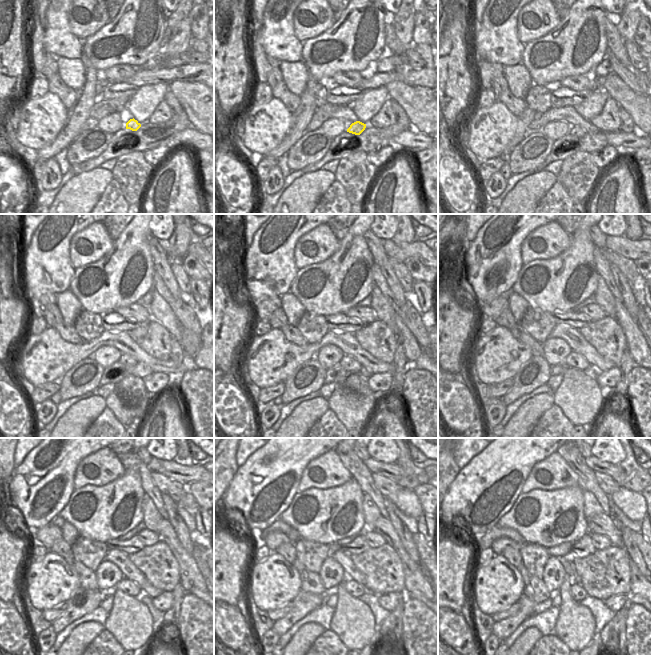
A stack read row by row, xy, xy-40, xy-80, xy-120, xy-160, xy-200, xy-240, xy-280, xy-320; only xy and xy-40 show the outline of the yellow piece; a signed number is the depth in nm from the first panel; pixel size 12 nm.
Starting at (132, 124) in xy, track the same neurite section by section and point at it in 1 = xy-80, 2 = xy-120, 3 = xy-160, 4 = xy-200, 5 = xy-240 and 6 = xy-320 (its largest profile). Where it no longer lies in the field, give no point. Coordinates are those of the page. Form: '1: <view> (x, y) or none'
1: xy-80 (577, 131)
2: xy-120 (126, 359)
3: xy-160 (348, 362)
4: xy-200 (574, 360)
5: xy-240 (127, 586)
6: xy-320 (578, 593)

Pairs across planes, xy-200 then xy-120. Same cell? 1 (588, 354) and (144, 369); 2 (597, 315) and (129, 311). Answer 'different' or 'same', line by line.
1: different
2: same

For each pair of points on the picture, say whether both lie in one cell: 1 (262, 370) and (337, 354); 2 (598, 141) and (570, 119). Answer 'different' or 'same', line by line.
1: different
2: different

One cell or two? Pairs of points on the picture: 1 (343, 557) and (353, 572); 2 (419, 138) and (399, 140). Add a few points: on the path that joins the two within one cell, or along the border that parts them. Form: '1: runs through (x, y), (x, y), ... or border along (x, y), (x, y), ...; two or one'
1: runs through (345, 561), (350, 568); one
2: runs through (414, 140), (404, 140); one

